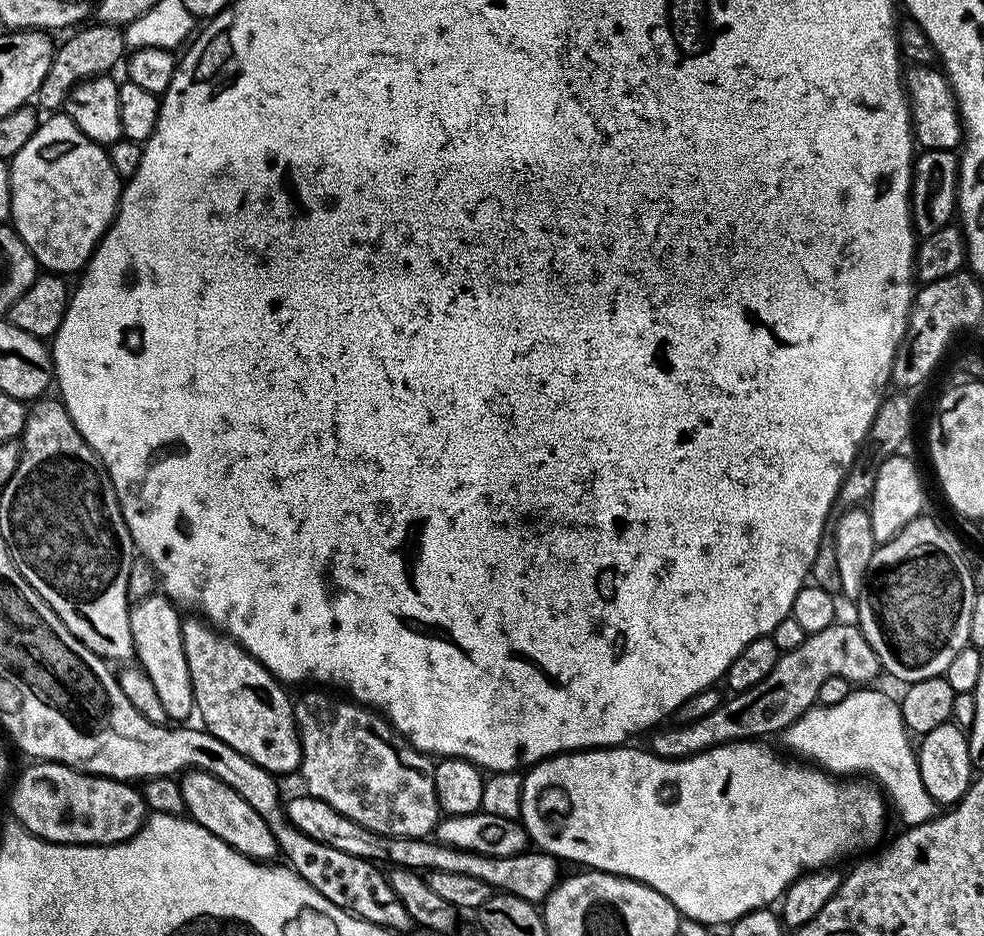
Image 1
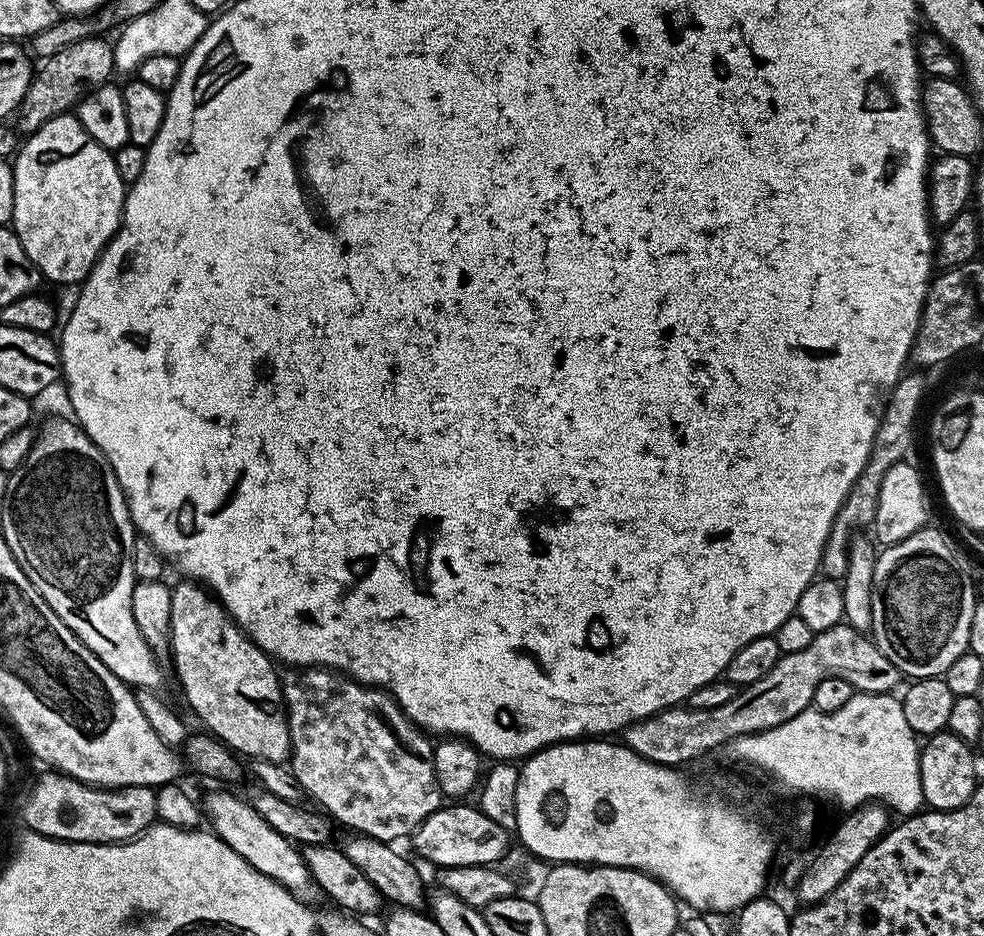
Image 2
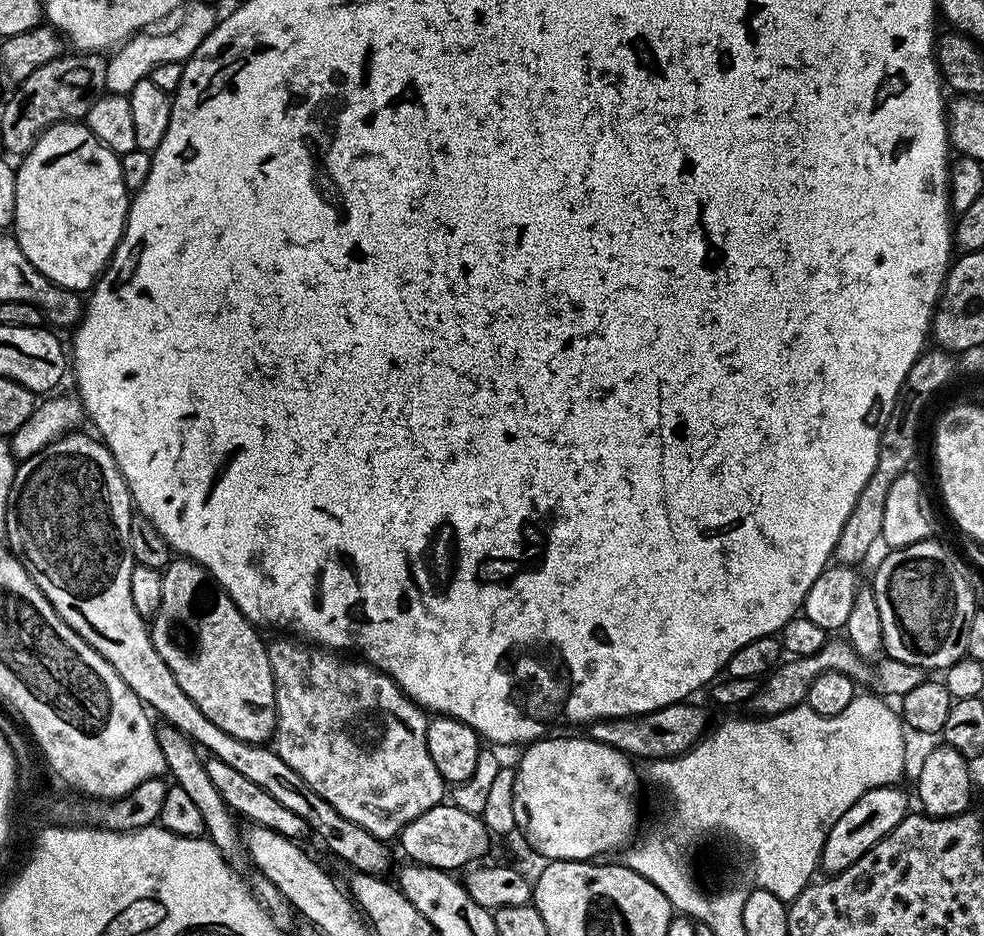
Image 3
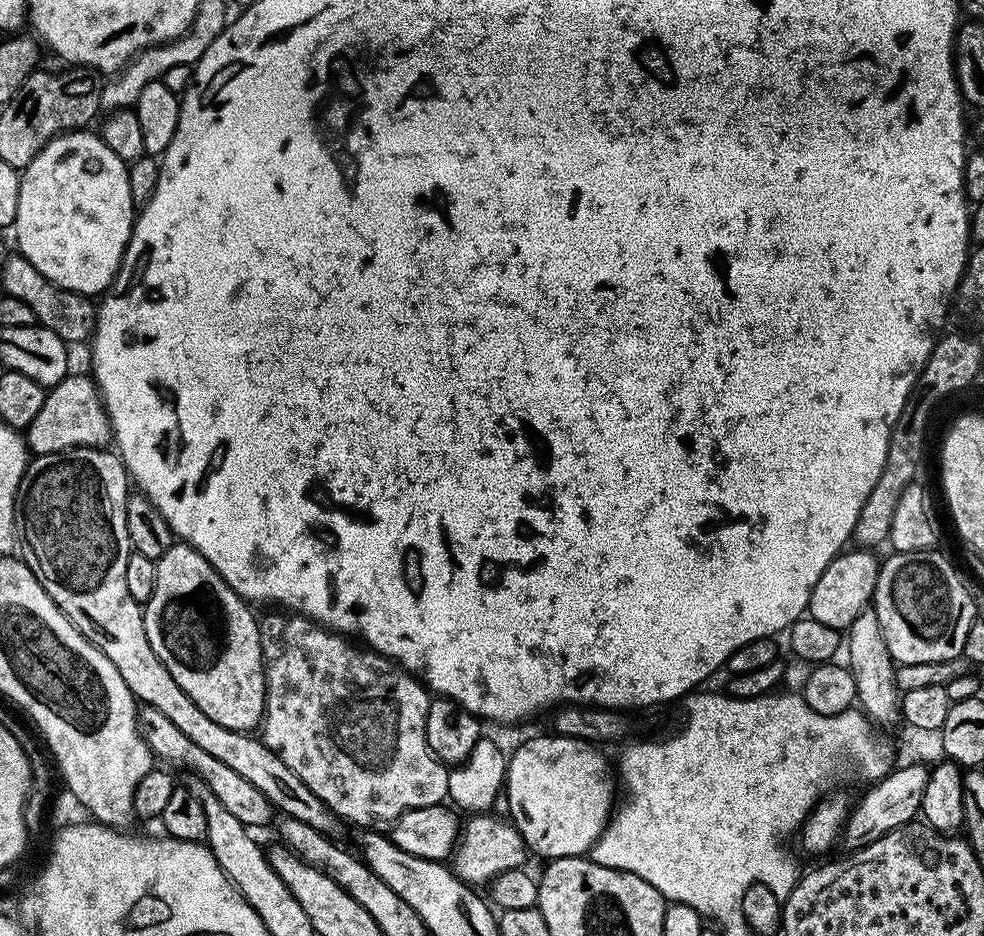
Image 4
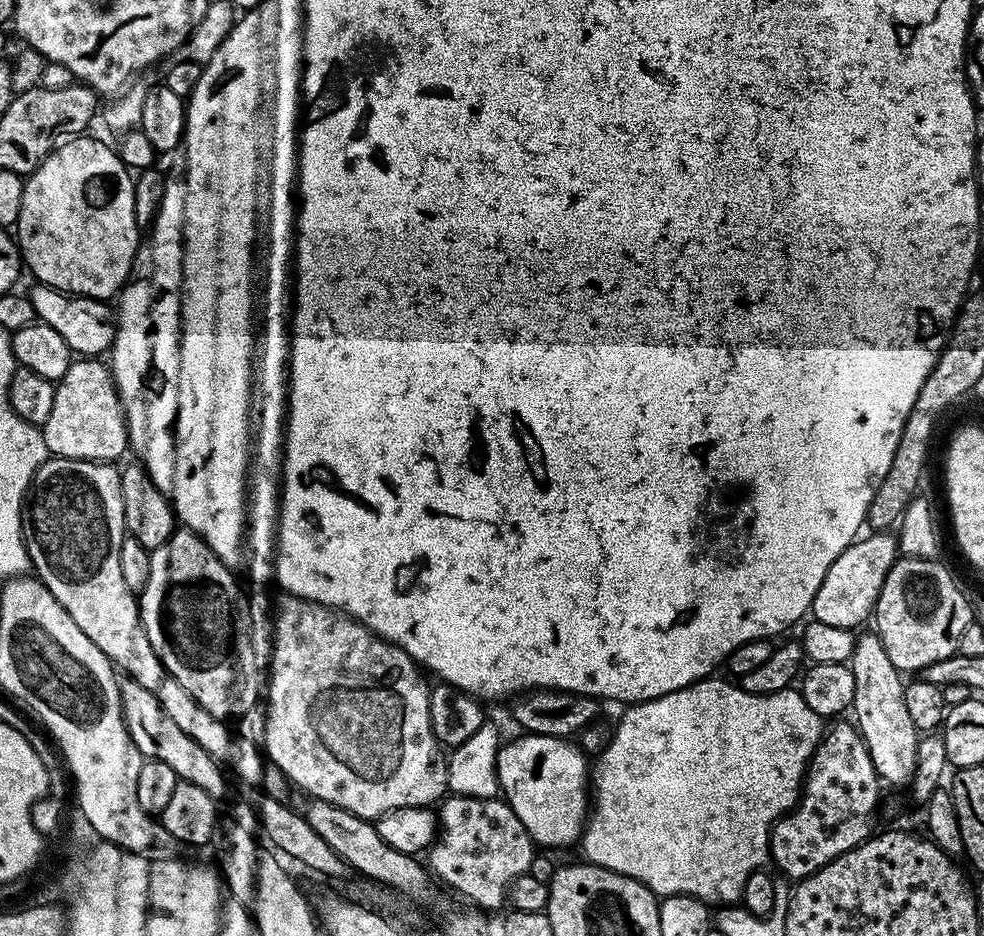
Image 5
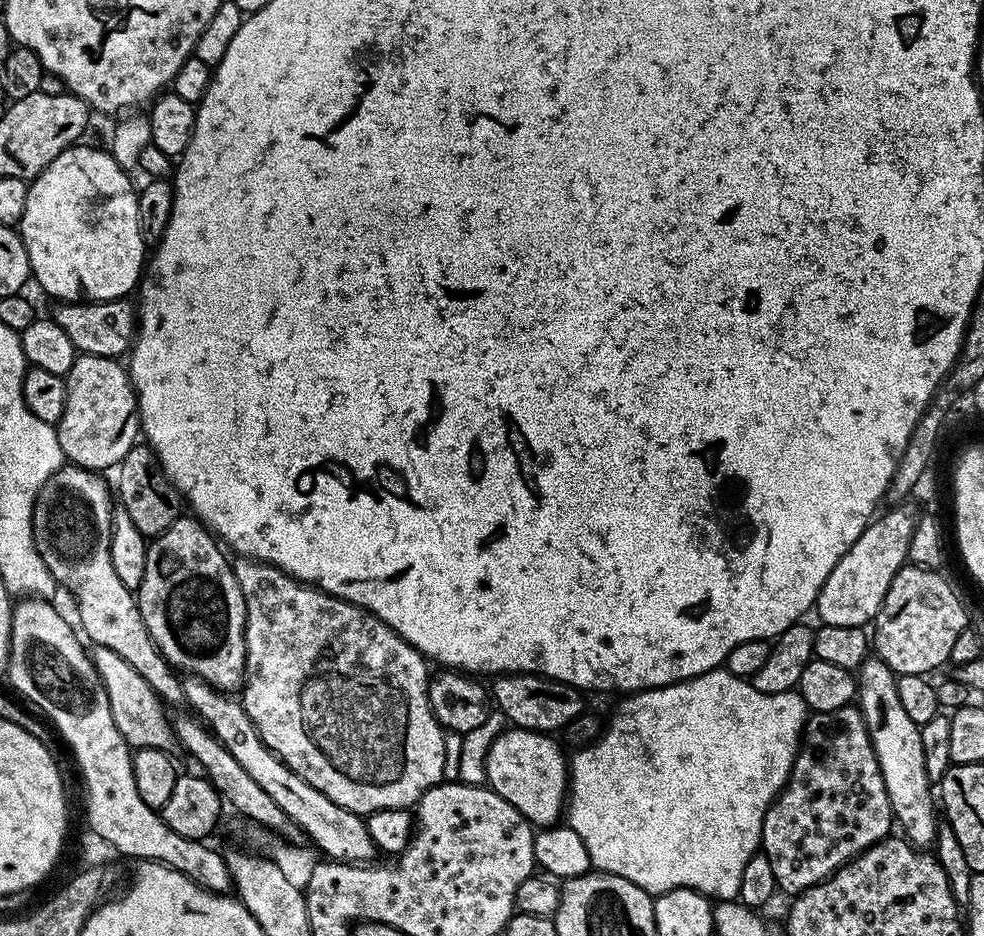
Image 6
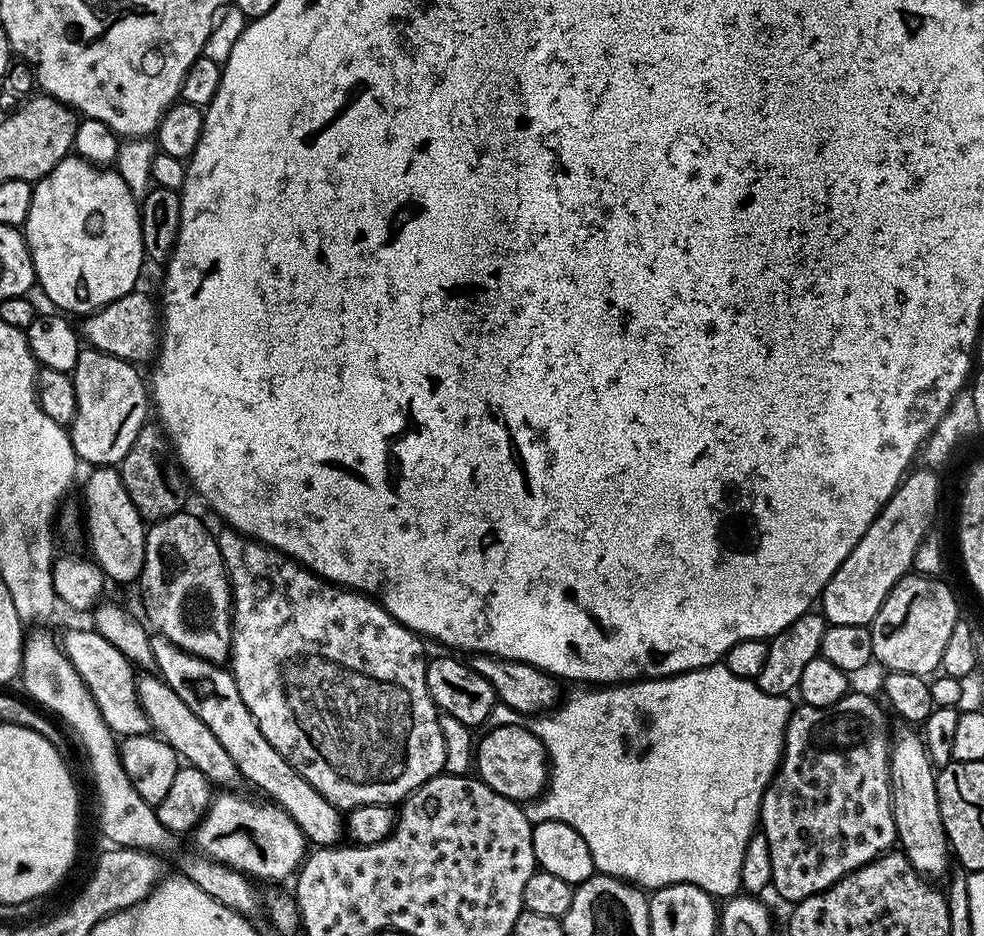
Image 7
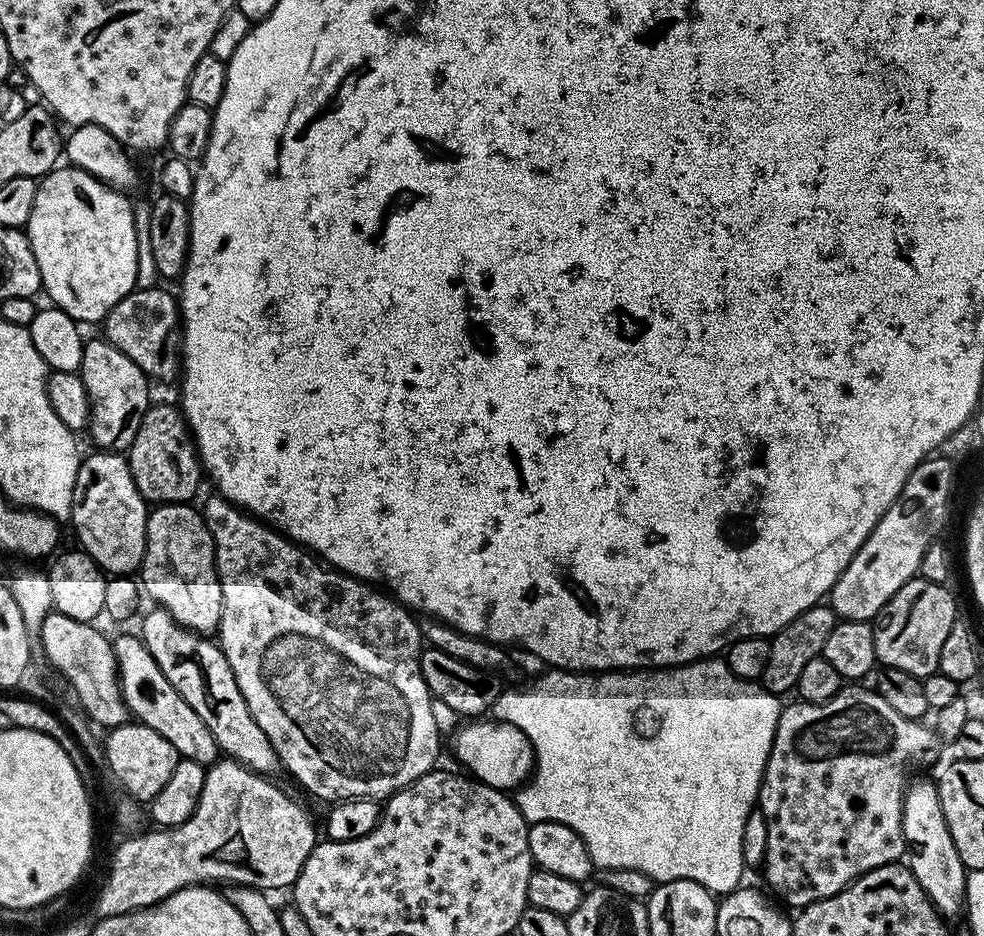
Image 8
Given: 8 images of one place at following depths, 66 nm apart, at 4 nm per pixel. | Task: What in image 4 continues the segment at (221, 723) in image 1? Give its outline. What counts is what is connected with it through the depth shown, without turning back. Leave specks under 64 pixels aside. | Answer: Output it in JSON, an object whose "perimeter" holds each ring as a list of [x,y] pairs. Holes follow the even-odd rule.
{"perimeter":[[[183,542],[172,543],[170,550],[166,550],[166,554],[162,554],[162,558],[156,561],[154,594],[150,594],[147,604],[143,605],[142,608],[144,613],[144,629],[146,630],[146,638],[150,642],[150,650],[154,650],[154,654],[162,662],[162,666],[166,666],[166,670],[170,670],[170,678],[174,678],[174,682],[178,682],[178,686],[182,686],[184,693],[192,699],[194,706],[198,706],[198,710],[202,710],[202,714],[206,714],[206,718],[218,722],[218,726],[226,726],[226,730],[234,730],[235,732],[243,732],[245,734],[261,727],[264,719],[266,698],[268,697],[266,659],[264,660],[264,644],[260,641],[260,624],[256,621],[255,614],[248,608],[251,608],[249,601],[243,600],[221,578],[218,570],[214,570],[214,566],[210,566],[210,562],[206,562],[206,558],[202,558],[202,554],[198,554],[198,550],[194,550],[189,544]]]}

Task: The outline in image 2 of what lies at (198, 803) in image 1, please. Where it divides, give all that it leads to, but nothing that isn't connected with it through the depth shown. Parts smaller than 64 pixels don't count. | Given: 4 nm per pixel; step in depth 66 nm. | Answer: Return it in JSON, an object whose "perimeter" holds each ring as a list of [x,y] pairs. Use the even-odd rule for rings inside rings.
{"perimeter":[[[208,792],[202,799],[202,812],[207,823],[208,820],[212,823],[211,831],[222,842],[226,842],[230,850],[246,858],[246,862],[250,862],[254,870],[266,874],[266,878],[278,882],[300,900],[315,901],[315,896],[318,896],[316,881],[306,866],[301,849],[282,834],[278,834],[278,830],[274,830],[274,826],[270,826],[270,822],[266,822],[266,818],[262,818],[262,814],[258,814],[258,810],[254,810],[247,799],[240,797],[239,800],[232,792]]]}

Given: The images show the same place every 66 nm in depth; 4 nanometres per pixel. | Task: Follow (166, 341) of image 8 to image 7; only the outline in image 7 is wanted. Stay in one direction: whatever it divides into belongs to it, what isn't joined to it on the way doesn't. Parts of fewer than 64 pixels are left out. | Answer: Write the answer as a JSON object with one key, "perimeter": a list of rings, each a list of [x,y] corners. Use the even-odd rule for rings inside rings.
{"perimeter":[[[140,291],[127,292],[122,298],[110,302],[104,308],[87,313],[83,317],[84,332],[82,328],[83,339],[91,347],[114,358],[130,360],[137,366],[143,365],[143,360],[151,361],[157,355],[162,331],[157,301],[155,304],[146,293]]]}

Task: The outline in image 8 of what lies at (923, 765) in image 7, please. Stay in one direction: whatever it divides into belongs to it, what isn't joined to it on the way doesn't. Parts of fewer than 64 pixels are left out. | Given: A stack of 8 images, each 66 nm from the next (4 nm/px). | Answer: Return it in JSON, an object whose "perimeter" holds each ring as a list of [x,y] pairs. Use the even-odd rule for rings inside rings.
{"perimeter":[[[916,780],[904,790],[902,806],[902,834],[906,849],[906,867],[914,874],[918,886],[928,895],[941,917],[961,915],[966,904],[964,881],[966,869],[962,858],[958,858],[958,850],[954,846],[954,838],[950,838],[950,826],[946,826],[946,818],[942,814],[940,789],[937,781]]]}

